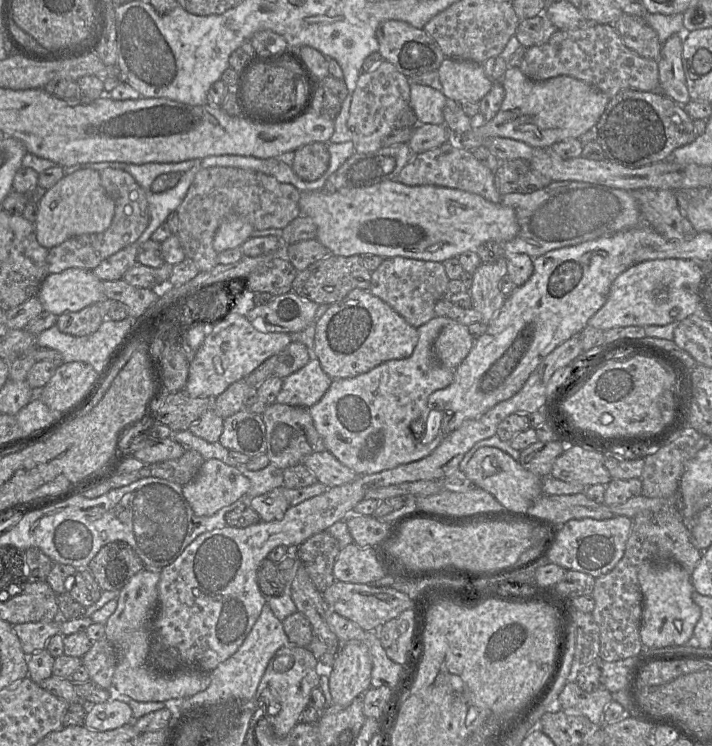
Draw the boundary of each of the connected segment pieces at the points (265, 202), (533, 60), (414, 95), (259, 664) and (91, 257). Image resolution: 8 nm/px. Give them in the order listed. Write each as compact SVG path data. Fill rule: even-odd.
M222 166L201 168L191 183L185 198L176 210L179 217L177 236L186 257L194 261L200 272L213 269L218 264L218 253L213 248L213 239L225 217L237 215L248 221L255 230L284 229L301 215L299 208L300 195L301 192L292 184L279 182L274 176L259 171Z
M597 23L585 29L558 30L546 43L527 48L519 69L533 81L571 76L600 90L610 99L626 89L659 90L658 60L639 56L627 48L610 24Z
M410 84L409 107L415 112L419 124L444 125L443 109L446 104L447 98L440 88Z
M266 603L259 618L239 649L211 672L209 687L189 698L176 699L176 713L179 710L186 710L193 705L203 703L222 703L232 699L247 703L254 698L269 661L284 646L292 646L292 644L289 642L282 622L276 618Z
M116 168L100 171L100 178L106 193L115 202L115 213L110 226L104 232L75 236L51 248L47 256L49 274L60 273L69 268L92 271L106 258L135 243L148 227L148 201L144 189L136 180L128 172Z

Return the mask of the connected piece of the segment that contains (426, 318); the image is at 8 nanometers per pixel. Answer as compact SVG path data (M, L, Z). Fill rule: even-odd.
M391 257L382 261L371 273L369 291L396 311L404 320L419 328L435 318L436 303L449 297L449 278L441 262L423 261L404 257Z

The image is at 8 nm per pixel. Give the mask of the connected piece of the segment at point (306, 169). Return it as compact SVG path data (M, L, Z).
M314 142L297 149L290 156L294 172L307 182L319 179L327 171L330 163L327 146L327 143Z

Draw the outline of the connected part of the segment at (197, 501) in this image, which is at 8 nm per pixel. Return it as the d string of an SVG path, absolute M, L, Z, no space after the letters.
M218 459L205 460L196 477L182 492L197 516L211 516L241 498L250 481L237 468Z

